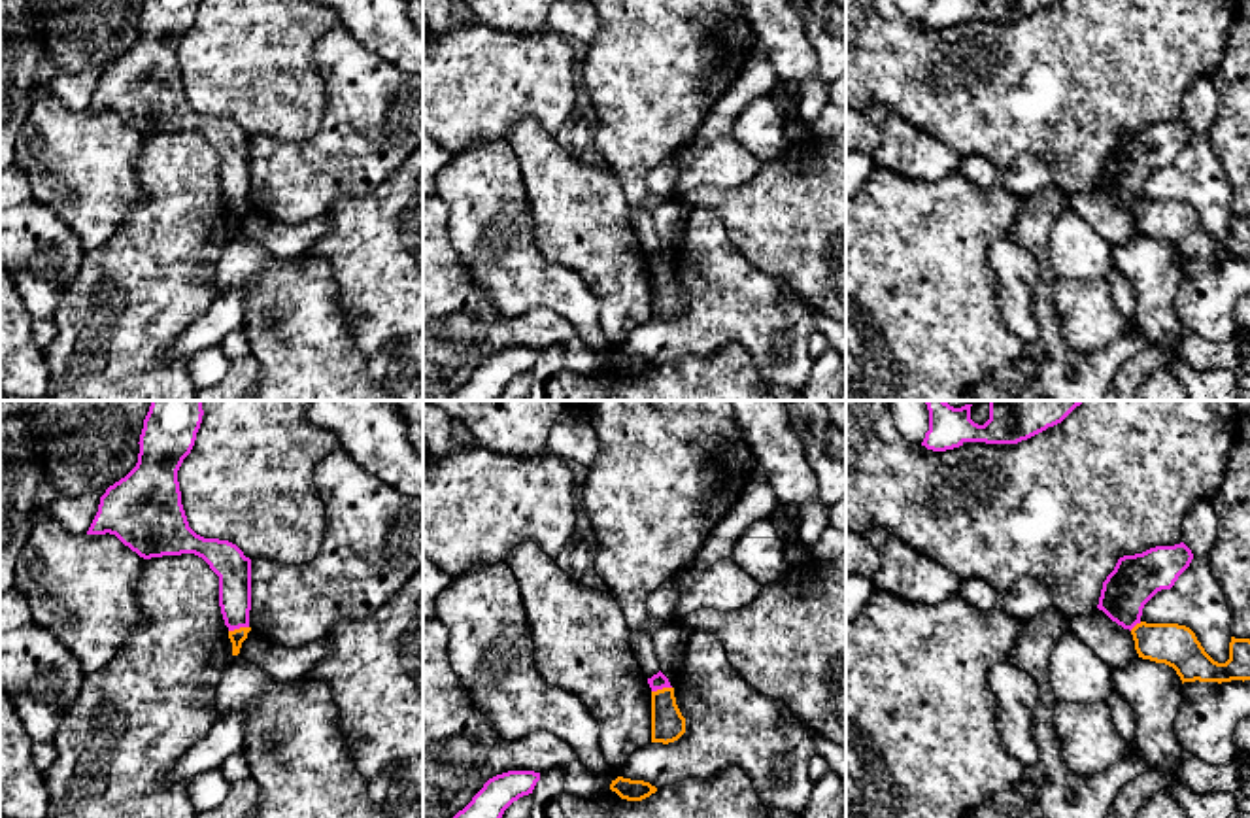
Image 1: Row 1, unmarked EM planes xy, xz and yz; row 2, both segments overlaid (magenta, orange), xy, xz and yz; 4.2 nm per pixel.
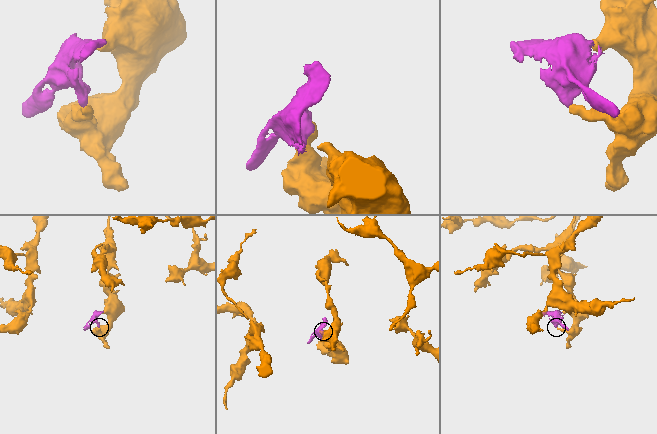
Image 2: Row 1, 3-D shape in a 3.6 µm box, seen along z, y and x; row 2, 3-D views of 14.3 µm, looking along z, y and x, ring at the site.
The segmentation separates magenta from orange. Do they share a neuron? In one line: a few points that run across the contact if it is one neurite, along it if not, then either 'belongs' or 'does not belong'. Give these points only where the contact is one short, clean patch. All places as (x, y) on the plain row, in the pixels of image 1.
xy (235, 146), (238, 204), (236, 214) | belongs

